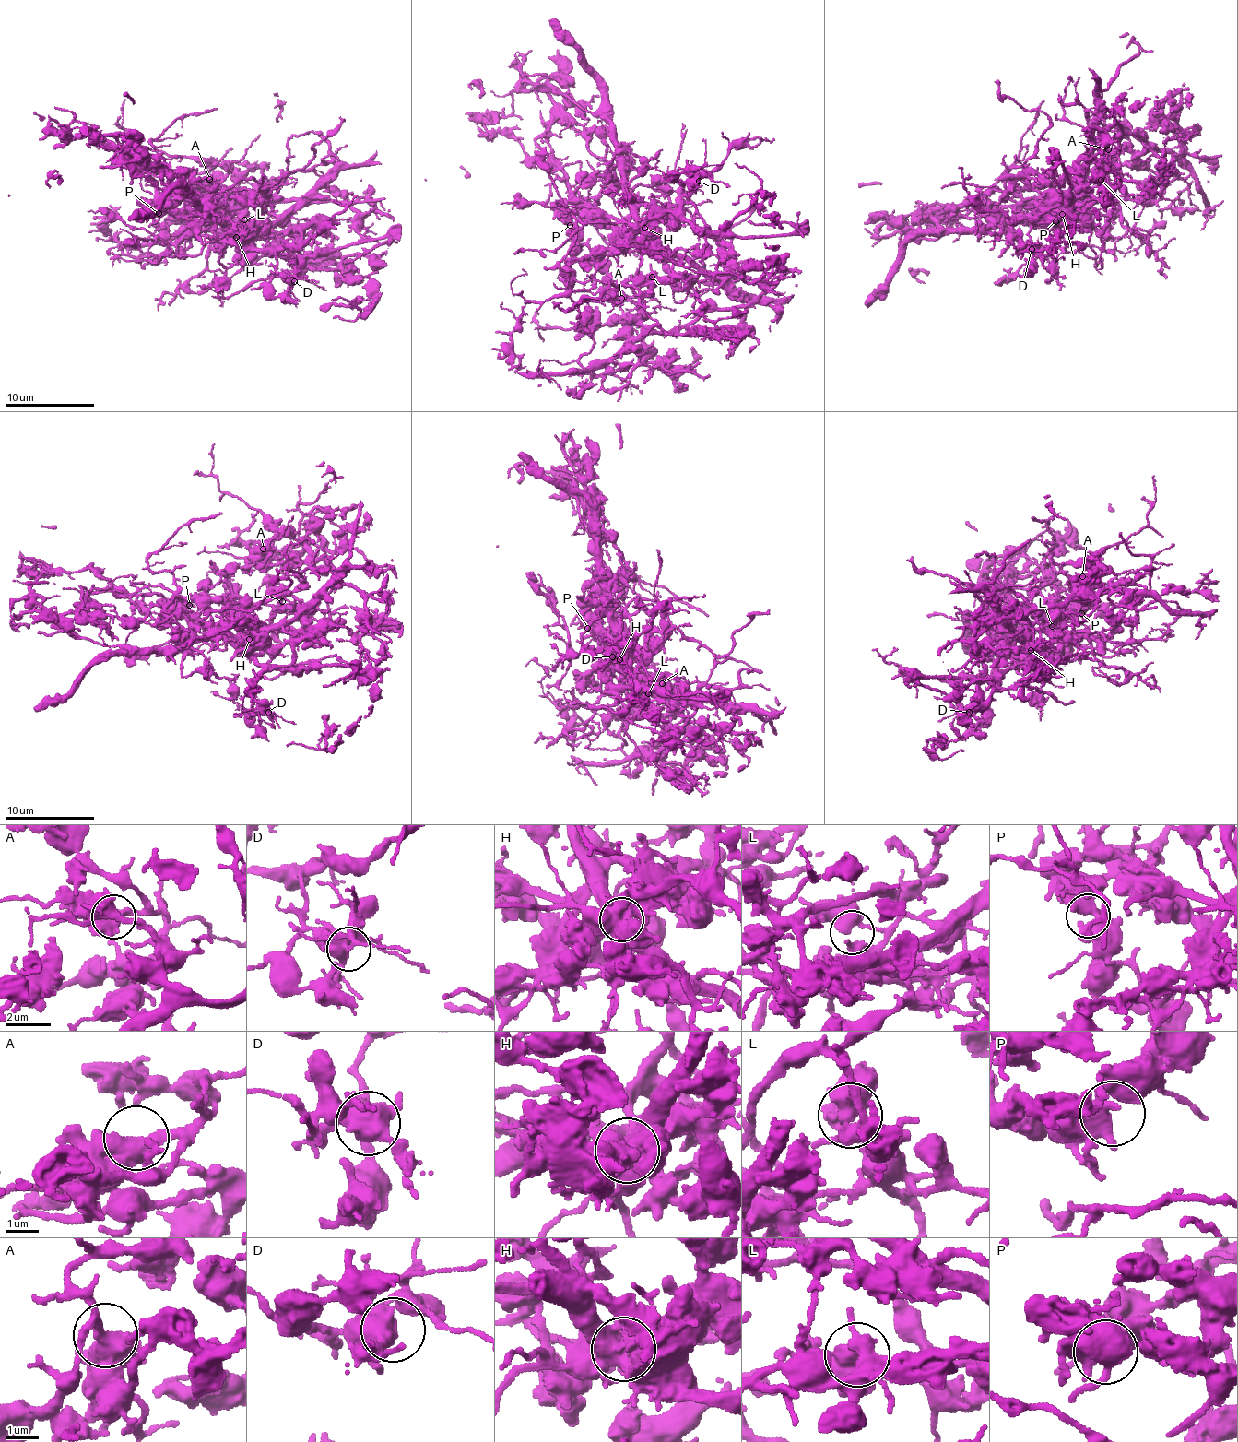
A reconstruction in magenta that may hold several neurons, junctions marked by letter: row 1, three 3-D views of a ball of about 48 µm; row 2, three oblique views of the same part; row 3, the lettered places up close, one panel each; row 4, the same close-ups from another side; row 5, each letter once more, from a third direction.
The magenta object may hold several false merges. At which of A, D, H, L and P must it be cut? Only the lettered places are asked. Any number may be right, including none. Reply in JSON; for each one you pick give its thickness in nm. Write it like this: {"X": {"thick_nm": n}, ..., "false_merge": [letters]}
{"H": {"thick_nm": 850}, "false_merge": ["H"]}

